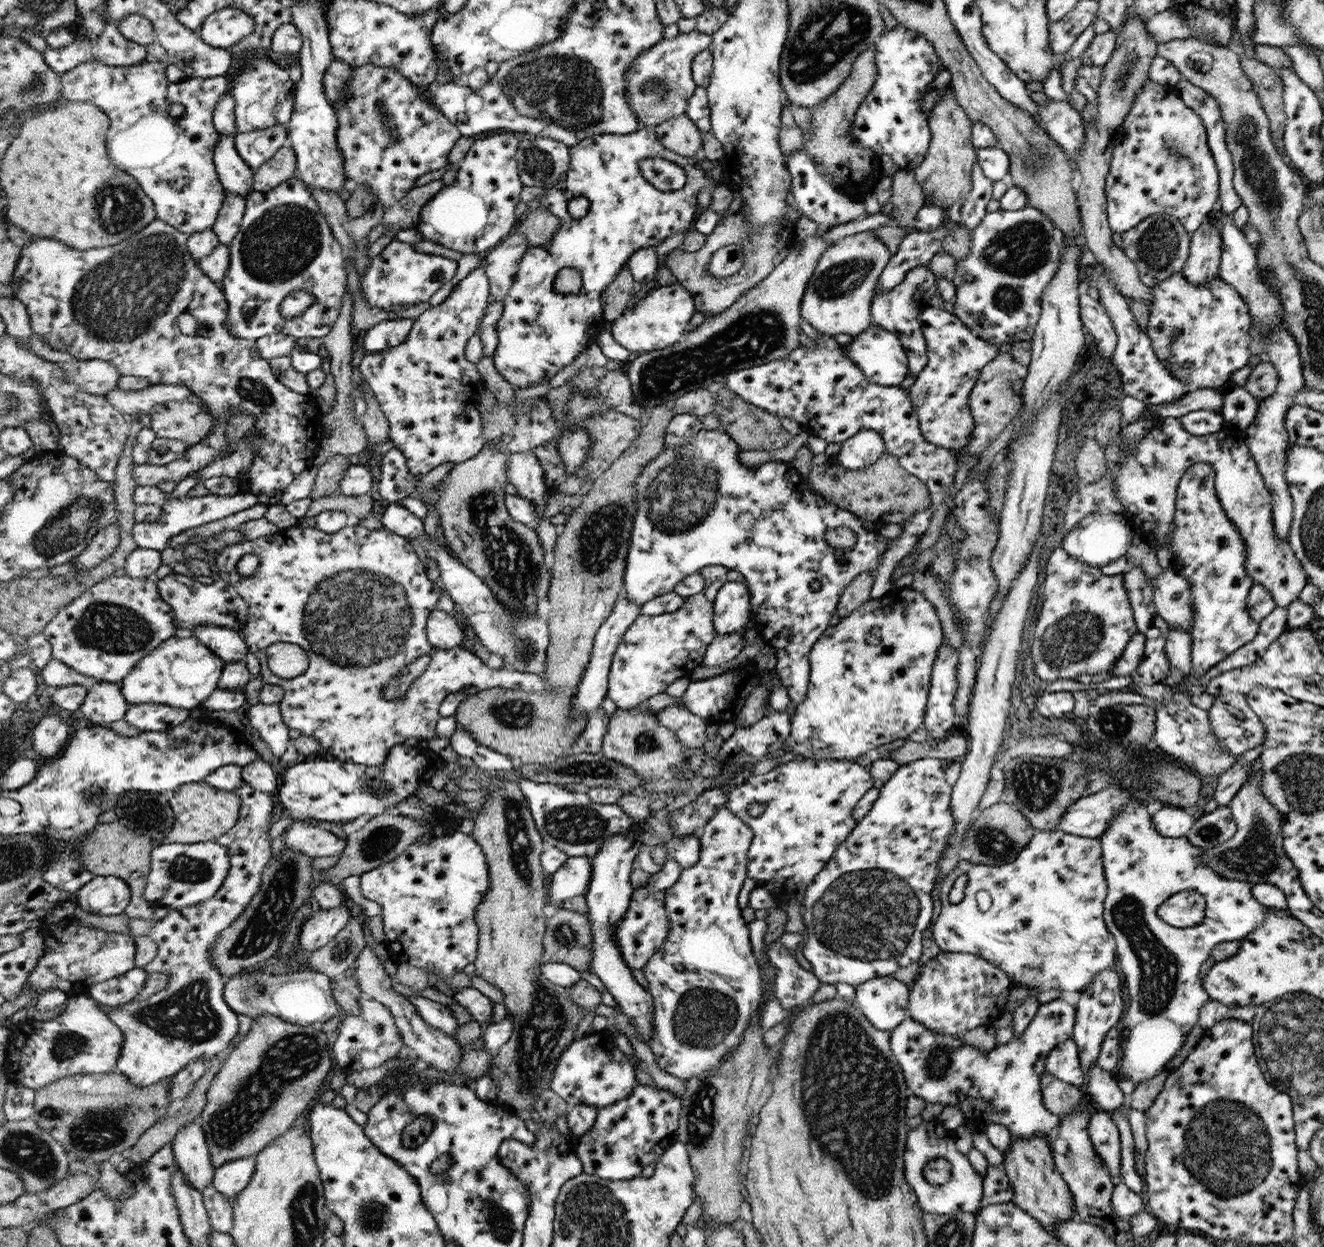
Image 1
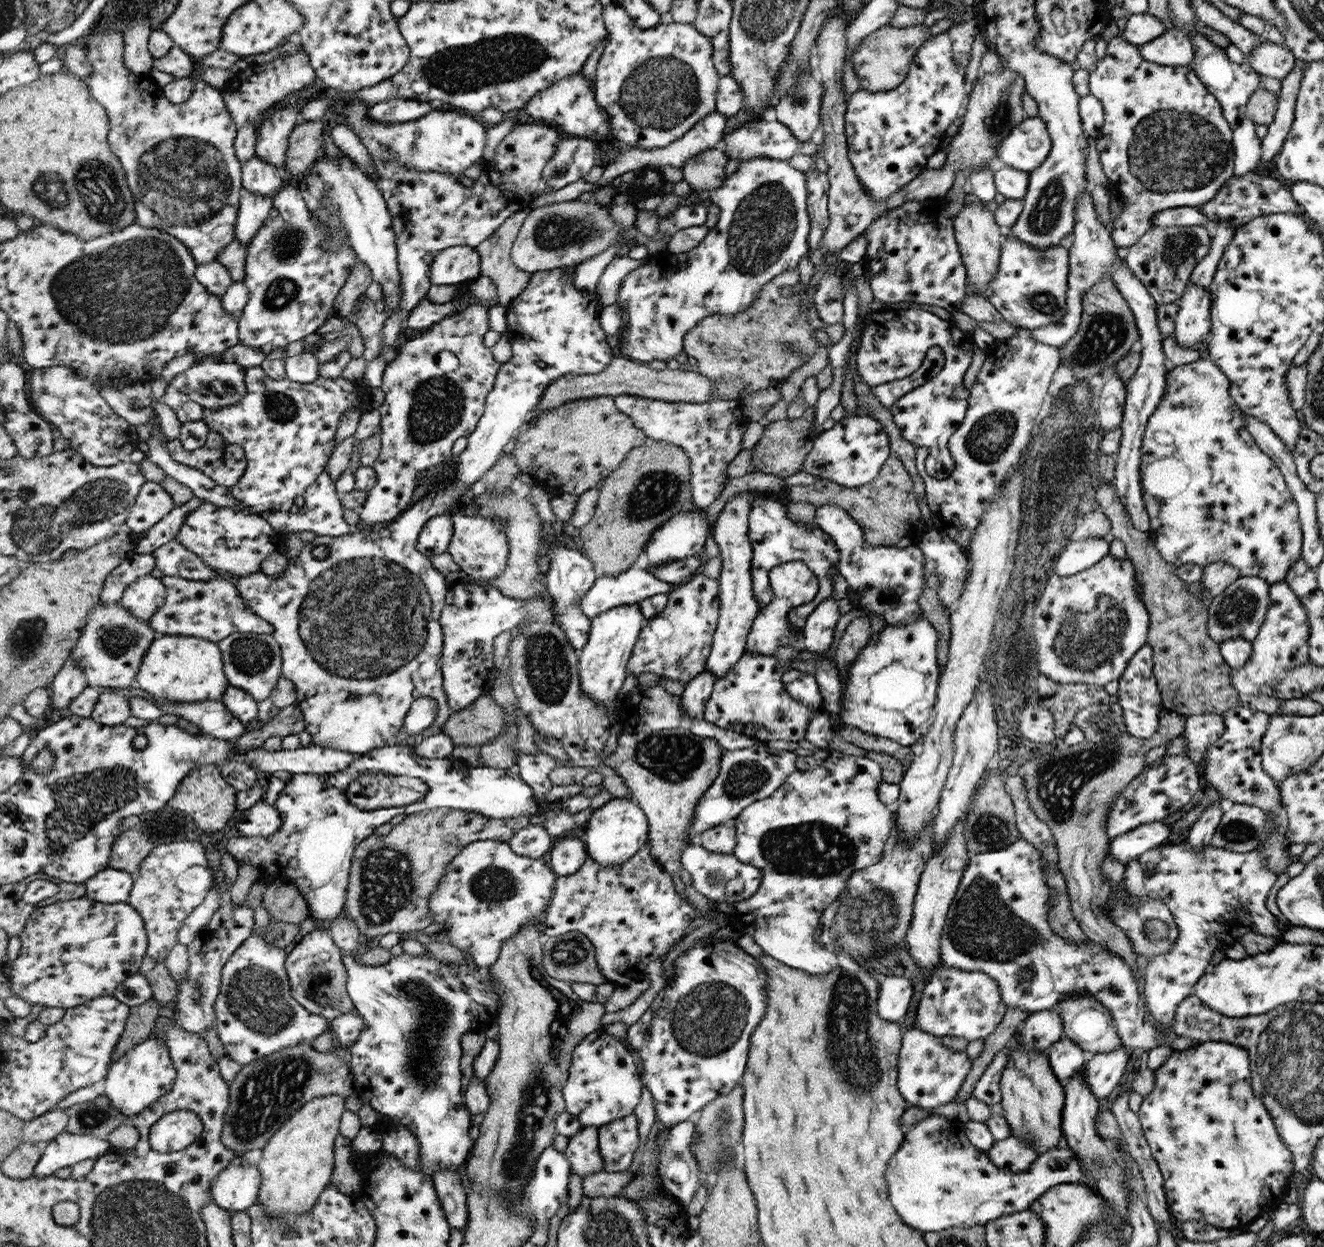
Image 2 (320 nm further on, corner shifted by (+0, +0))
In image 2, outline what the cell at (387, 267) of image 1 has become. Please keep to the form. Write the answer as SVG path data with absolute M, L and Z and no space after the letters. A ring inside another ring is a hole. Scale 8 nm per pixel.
M471 246L444 249L434 258L430 276L432 284L470 283L481 273L481 256Z

